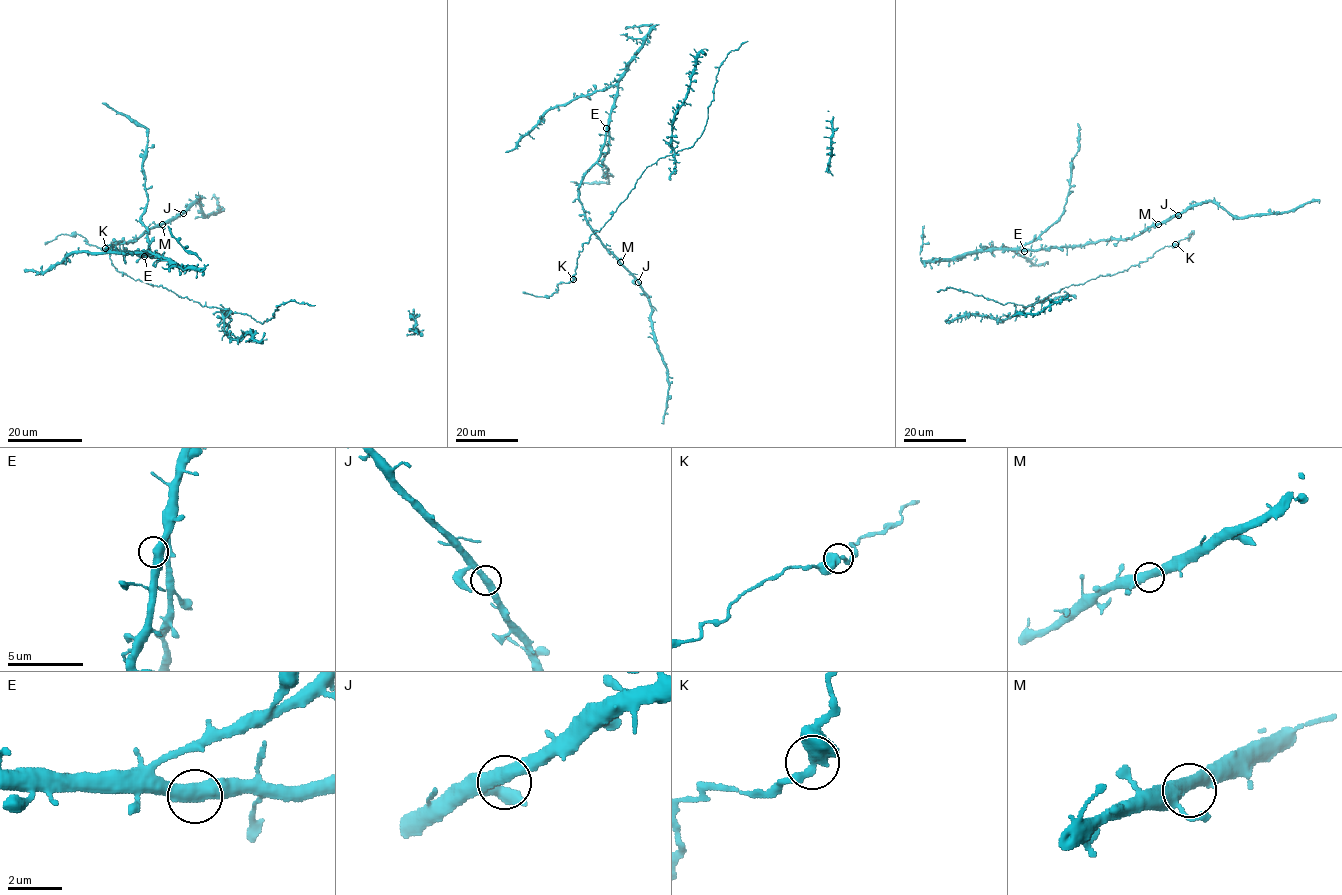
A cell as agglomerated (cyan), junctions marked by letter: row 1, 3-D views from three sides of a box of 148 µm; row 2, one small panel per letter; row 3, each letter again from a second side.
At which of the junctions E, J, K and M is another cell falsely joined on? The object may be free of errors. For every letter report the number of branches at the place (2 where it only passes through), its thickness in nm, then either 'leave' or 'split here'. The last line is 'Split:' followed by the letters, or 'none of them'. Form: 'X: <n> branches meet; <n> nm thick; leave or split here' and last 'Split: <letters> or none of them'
E: 2 branches meet; 480 nm thick; leave
J: 2 branches meet; 440 nm thick; leave
K: 2 branches meet; 500 nm thick; leave
M: 2 branches meet; 480 nm thick; leave
Split: none of them

